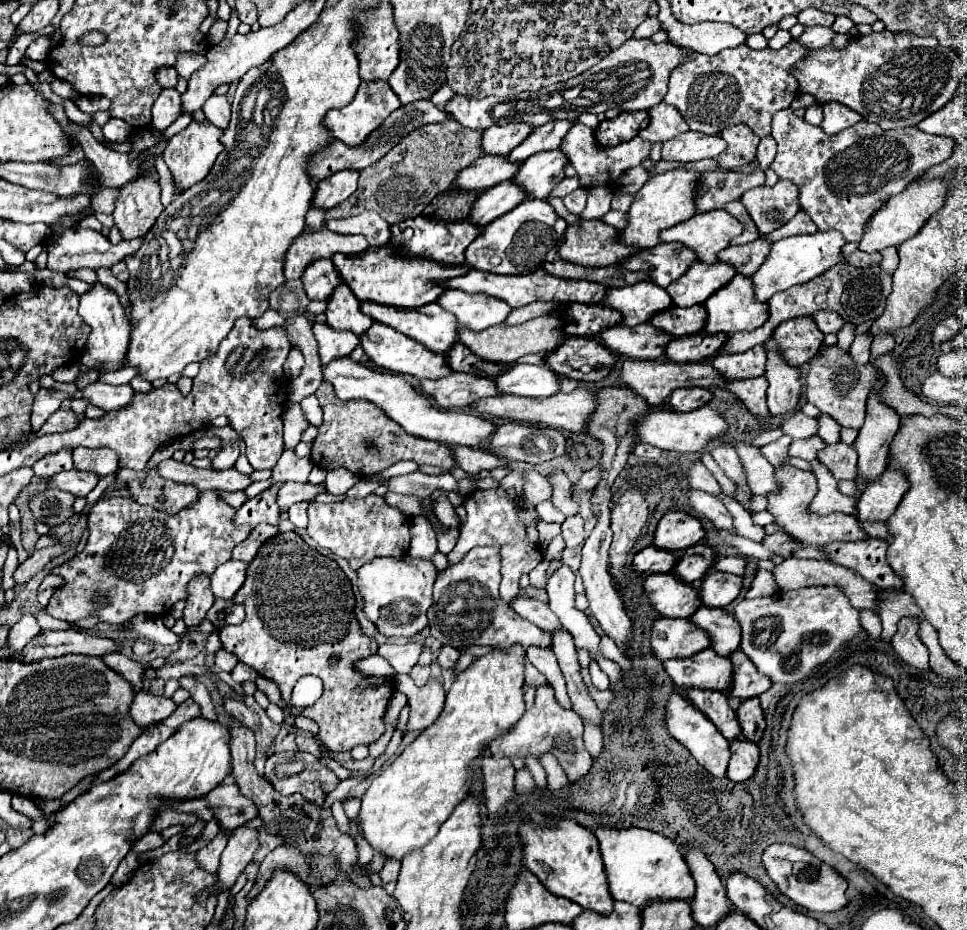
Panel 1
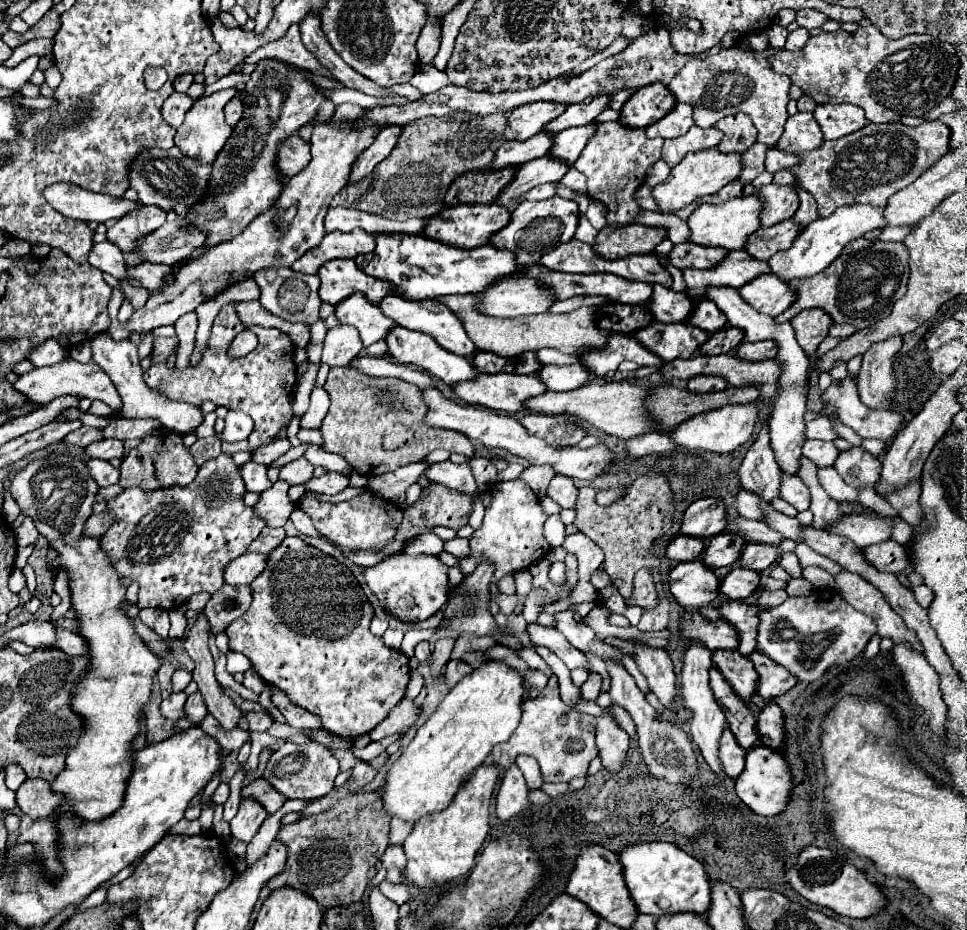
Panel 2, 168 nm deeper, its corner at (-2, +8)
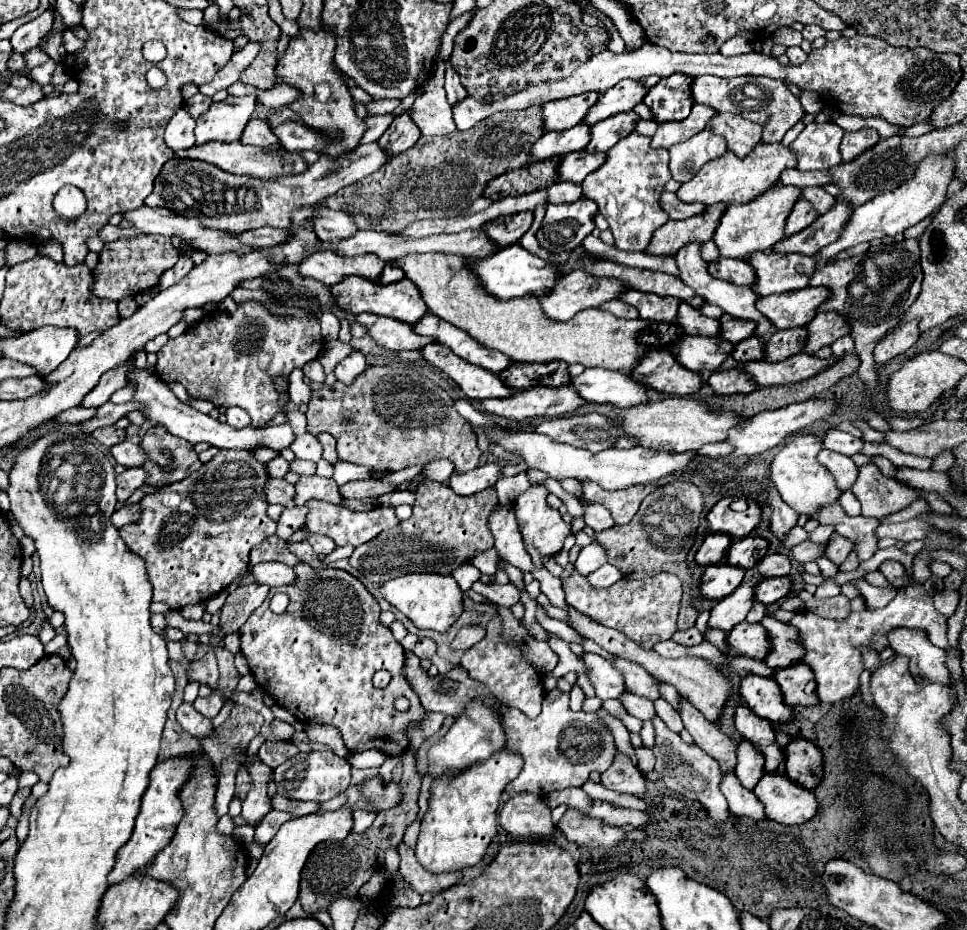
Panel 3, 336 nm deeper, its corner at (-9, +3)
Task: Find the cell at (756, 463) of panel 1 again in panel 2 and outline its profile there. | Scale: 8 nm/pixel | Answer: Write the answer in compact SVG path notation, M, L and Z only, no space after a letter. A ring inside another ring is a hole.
M780 472L780 498L790 502L796 510L808 510L810 506L810 494L808 488L802 484L798 476Z

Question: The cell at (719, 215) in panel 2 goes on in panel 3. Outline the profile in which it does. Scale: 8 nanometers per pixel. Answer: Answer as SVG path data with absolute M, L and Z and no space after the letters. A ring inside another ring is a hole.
M779 185L777 189L767 191L759 199L751 203L737 203L729 205L725 215L721 217L721 223L715 231L715 245L719 247L719 253L723 257L745 257L755 251L769 251L775 243L779 243L785 237L785 221L791 213L791 207L801 197L801 189L793 185Z

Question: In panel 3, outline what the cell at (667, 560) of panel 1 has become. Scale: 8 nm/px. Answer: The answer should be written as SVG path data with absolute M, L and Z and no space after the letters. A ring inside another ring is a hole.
M711 533L707 535L707 539L703 541L703 545L699 547L697 551L697 563L707 567L707 565L715 565L715 563L721 563L725 553L727 553L727 547L733 543L733 537L729 535L723 535L723 533Z

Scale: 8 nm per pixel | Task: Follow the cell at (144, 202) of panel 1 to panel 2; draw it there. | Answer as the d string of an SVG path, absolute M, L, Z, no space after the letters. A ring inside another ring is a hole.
M140 206L136 210L132 210L132 214L126 214L124 218L118 218L116 224L106 232L106 238L114 244L120 246L120 250L126 254L124 260L126 260L126 266L132 266L132 264L140 264L144 262L144 258L140 256L134 256L130 254L134 250L134 242L160 228L162 224L166 222L166 212L160 210L158 206Z

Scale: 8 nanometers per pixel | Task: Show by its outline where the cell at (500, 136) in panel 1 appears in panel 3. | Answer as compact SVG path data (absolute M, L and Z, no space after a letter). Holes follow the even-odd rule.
M585 93L585 95L575 95L571 99L545 103L543 105L545 131L563 131L575 127L585 119L587 111L597 103L597 99L599 93Z

